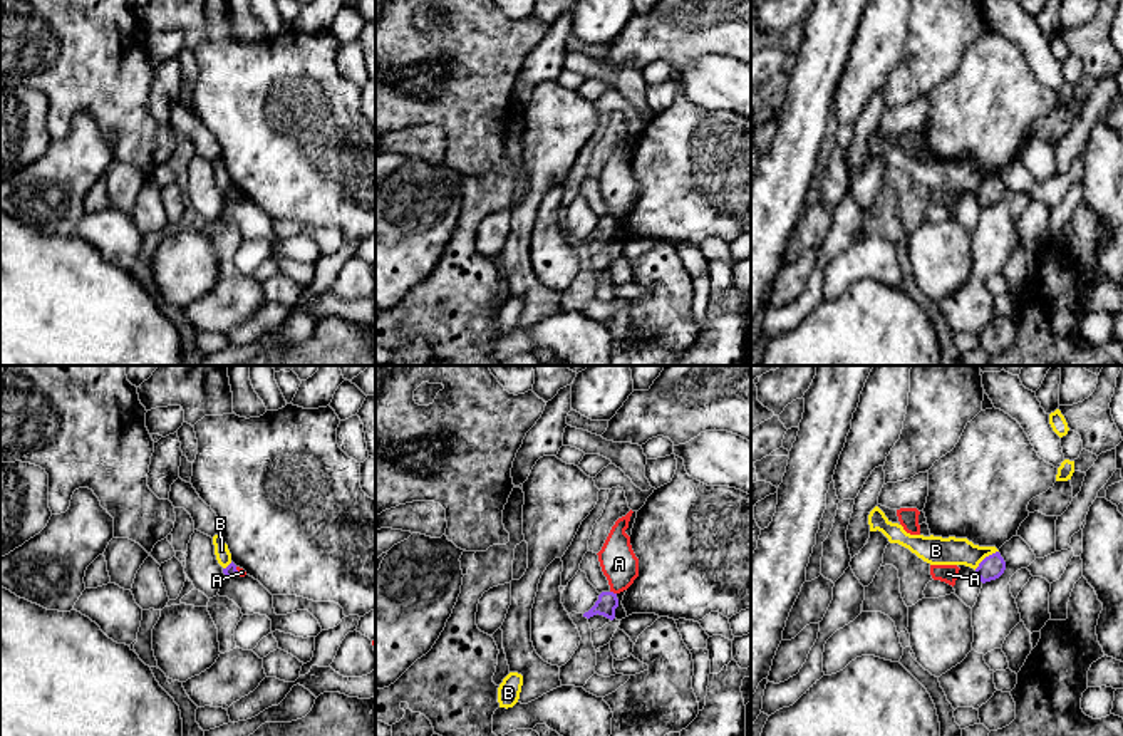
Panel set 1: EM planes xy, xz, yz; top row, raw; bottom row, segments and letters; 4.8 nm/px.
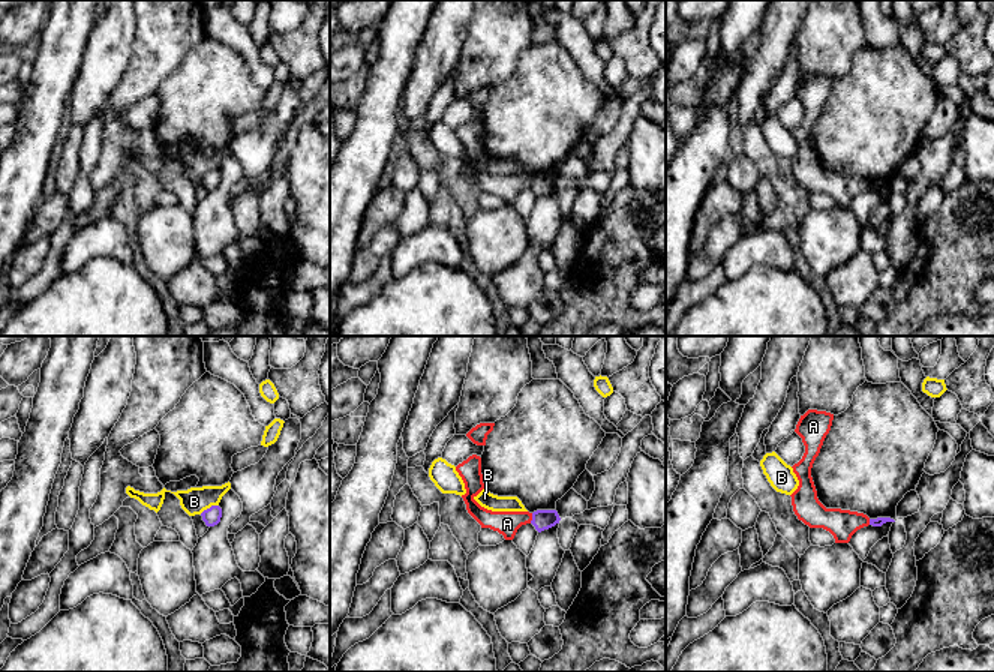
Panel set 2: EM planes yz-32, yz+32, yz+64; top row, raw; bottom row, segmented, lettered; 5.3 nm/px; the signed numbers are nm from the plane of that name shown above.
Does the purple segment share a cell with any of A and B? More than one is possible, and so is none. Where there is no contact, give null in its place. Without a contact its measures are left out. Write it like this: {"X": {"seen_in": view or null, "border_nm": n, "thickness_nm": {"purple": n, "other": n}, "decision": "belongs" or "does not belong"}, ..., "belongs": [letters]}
{"A": {"seen_in": "xz", "border_nm": 40, "thickness_nm": {"purple": 100, "other": 180}, "decision": "does not belong"}, "B": {"seen_in": "yz", "border_nm": 150, "thickness_nm": {"purple": 110, "other": 140}, "decision": "does not belong"}, "belongs": []}

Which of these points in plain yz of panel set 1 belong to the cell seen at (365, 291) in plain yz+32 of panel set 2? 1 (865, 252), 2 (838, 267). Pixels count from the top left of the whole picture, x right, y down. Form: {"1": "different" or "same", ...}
{"1": "different", "2": "different"}

